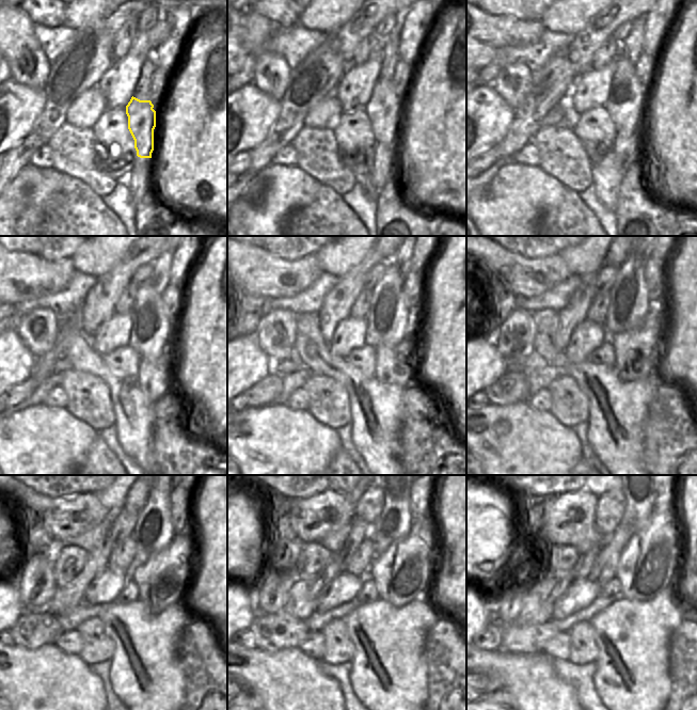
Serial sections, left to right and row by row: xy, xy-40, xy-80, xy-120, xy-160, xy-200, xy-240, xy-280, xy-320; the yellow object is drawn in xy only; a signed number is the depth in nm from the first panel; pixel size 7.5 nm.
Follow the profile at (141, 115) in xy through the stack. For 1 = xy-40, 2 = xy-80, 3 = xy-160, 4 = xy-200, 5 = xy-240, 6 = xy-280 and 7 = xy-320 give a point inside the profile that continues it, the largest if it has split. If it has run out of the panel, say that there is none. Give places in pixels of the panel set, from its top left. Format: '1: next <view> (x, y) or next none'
1: next xy-40 (383, 109)
2: next xy-80 (626, 103)
3: next xy-160 (389, 331)
4: next xy-200 (619, 324)
5: next xy-240 (162, 496)
6: next xy-280 (401, 496)
7: next xy-320 (644, 496)

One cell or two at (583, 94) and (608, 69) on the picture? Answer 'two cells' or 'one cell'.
one cell

